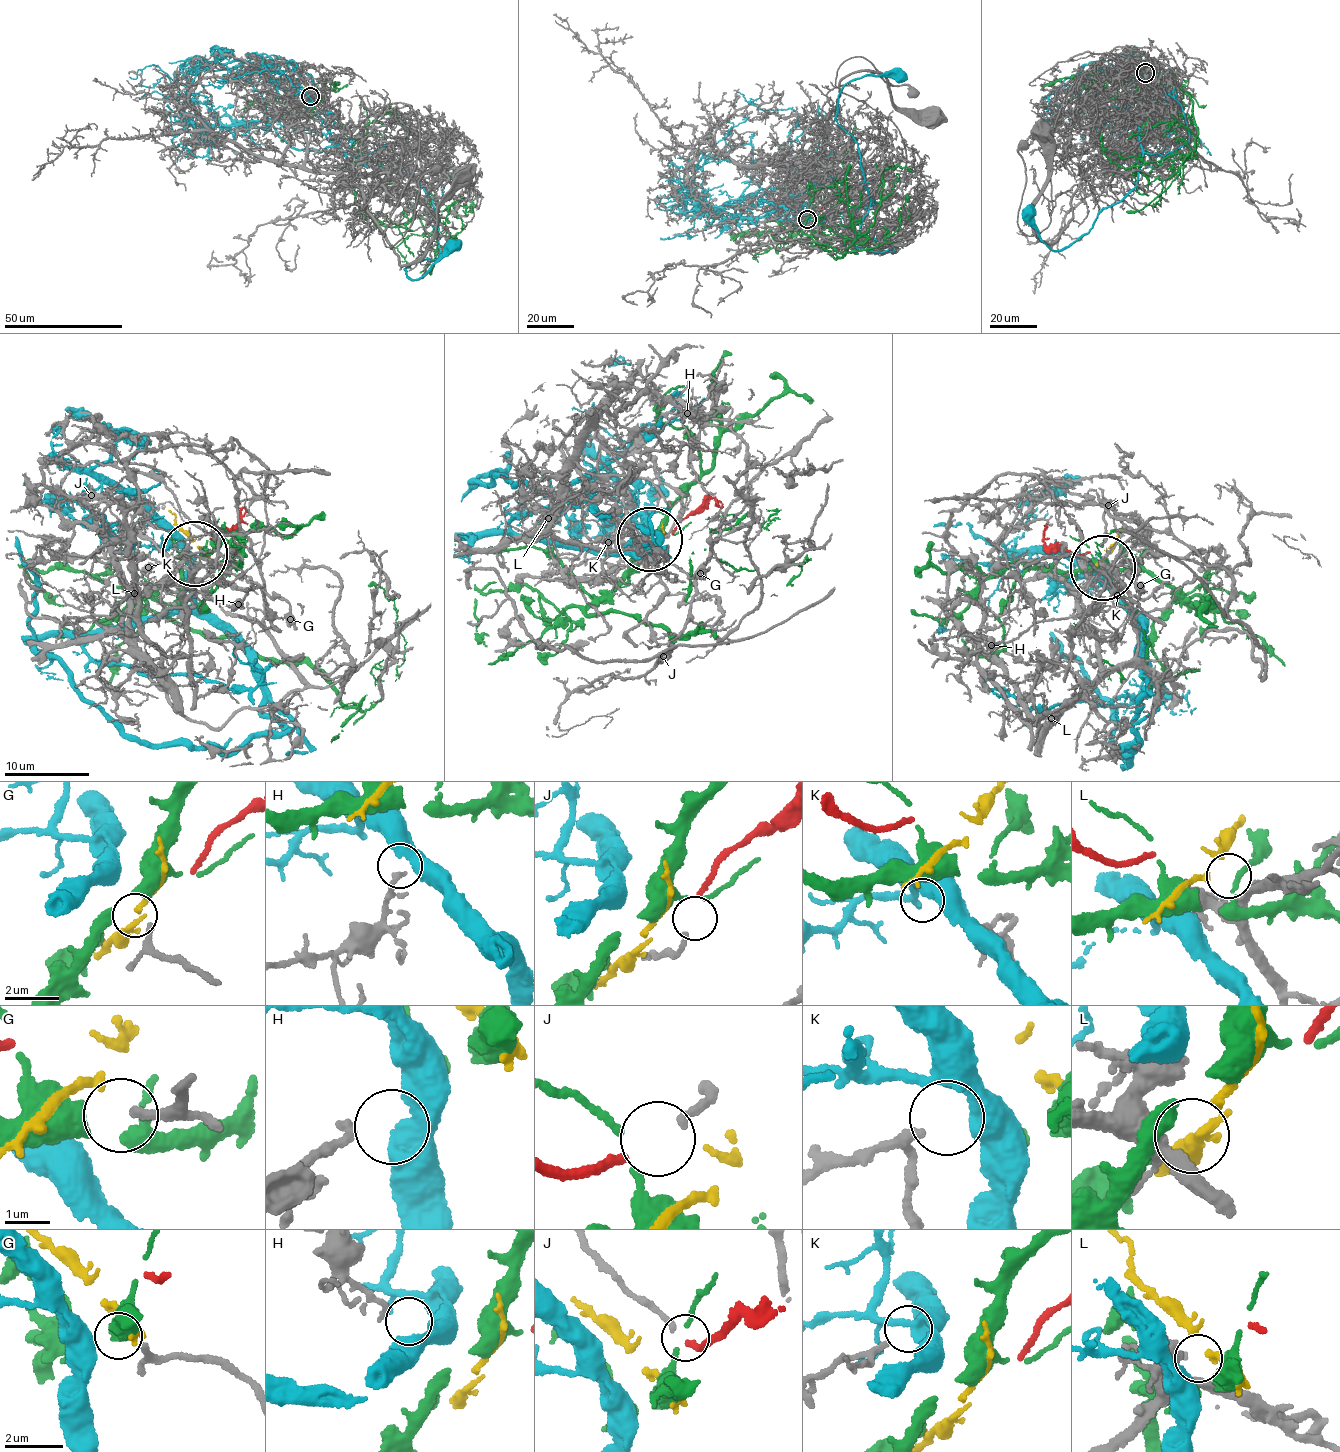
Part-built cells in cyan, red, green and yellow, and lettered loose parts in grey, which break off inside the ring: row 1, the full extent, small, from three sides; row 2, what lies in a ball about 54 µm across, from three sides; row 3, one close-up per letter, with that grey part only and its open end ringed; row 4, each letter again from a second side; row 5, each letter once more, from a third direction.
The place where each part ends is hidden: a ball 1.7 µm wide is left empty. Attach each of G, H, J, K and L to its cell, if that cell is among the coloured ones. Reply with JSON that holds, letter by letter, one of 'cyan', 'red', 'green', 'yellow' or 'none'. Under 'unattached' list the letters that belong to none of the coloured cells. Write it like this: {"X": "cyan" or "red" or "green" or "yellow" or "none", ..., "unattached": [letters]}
{"G": "green", "H": "cyan", "J": "red", "K": "none", "L": "yellow", "unattached": ["K"]}

